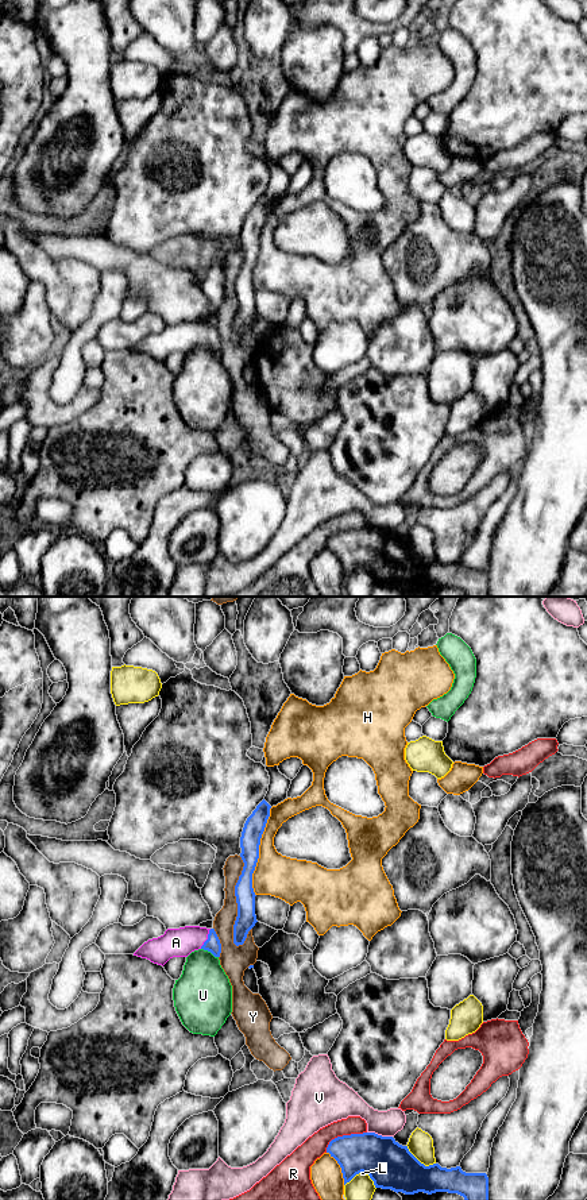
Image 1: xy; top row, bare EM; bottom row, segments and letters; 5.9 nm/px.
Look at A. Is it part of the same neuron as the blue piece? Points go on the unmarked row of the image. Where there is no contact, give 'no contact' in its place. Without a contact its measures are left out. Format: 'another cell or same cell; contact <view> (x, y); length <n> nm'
same cell; contact xy (208, 334); length 140 nm

